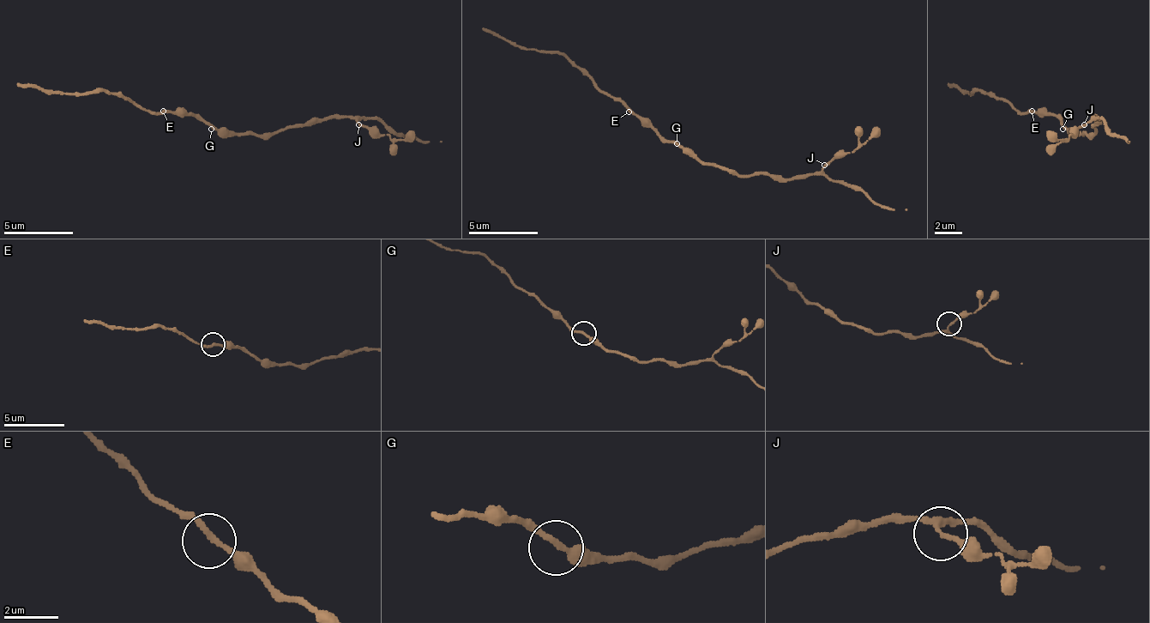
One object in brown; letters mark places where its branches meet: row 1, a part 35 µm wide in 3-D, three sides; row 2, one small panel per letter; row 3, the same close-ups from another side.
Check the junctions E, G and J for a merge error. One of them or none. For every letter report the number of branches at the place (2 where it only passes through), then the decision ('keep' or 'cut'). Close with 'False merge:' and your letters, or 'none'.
E: 2 | keep
G: 2 | keep
J: 3 | keep
False merge: none

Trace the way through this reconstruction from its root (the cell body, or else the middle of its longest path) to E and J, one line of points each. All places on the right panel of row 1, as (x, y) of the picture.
E: (1066, 129), (1052, 114), (1038, 114), (1032, 111)
J: (1066, 129), (1090, 136), (1097, 125), (1097, 117), (1090, 117), (1083, 125)

